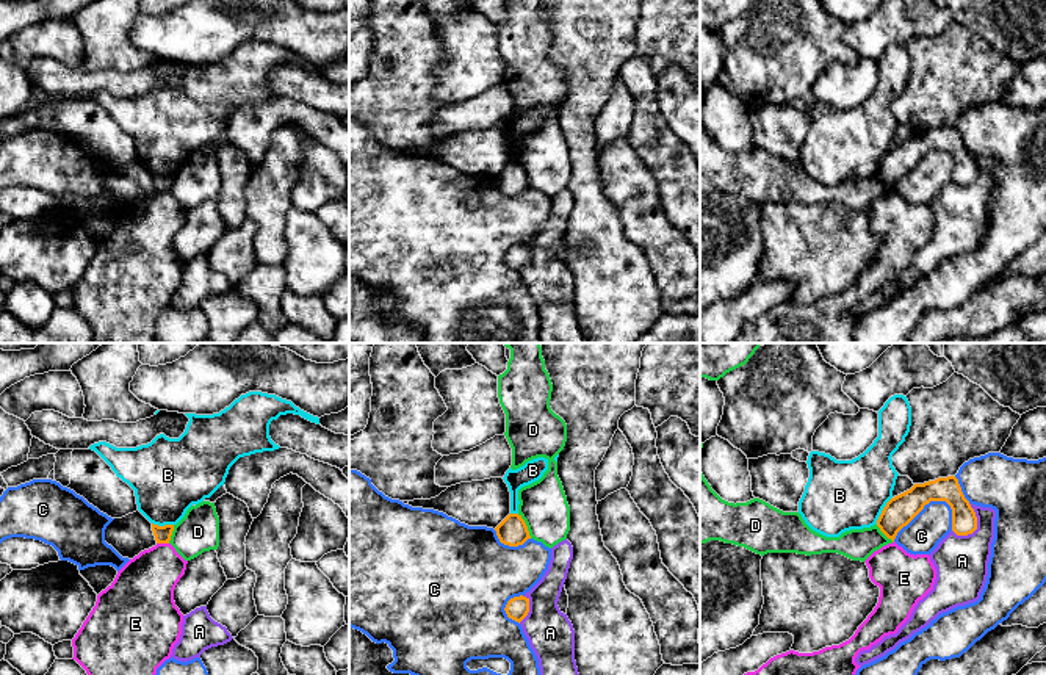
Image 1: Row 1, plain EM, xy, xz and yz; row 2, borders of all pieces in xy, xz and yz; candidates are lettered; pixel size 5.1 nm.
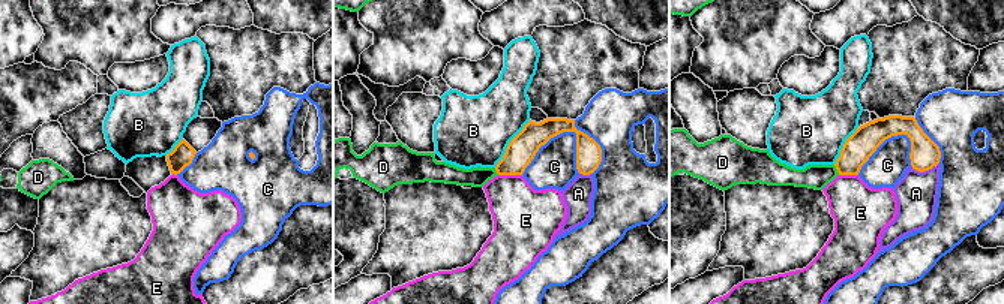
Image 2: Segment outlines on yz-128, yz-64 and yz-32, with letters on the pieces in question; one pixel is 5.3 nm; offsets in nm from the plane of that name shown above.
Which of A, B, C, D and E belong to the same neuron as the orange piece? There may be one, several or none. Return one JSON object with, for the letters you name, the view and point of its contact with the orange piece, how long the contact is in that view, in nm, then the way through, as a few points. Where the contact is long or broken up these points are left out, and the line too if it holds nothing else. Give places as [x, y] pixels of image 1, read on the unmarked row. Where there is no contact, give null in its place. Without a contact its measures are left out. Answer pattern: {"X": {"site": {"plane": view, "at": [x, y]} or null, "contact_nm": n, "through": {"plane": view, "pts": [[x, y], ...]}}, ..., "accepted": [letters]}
{"accepted": []}

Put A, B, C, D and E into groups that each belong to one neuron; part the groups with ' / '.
A / B / C / D / E

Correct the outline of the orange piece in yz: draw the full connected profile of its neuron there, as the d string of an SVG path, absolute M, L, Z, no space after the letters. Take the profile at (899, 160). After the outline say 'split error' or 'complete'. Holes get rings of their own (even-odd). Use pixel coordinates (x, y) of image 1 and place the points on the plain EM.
M955 125L914 133L910 139L891 147L883 157L877 175L894 191L897 182L930 150L946 150L950 155L952 180L957 185L968 185L977 179L976 161L965 147Z | complete

